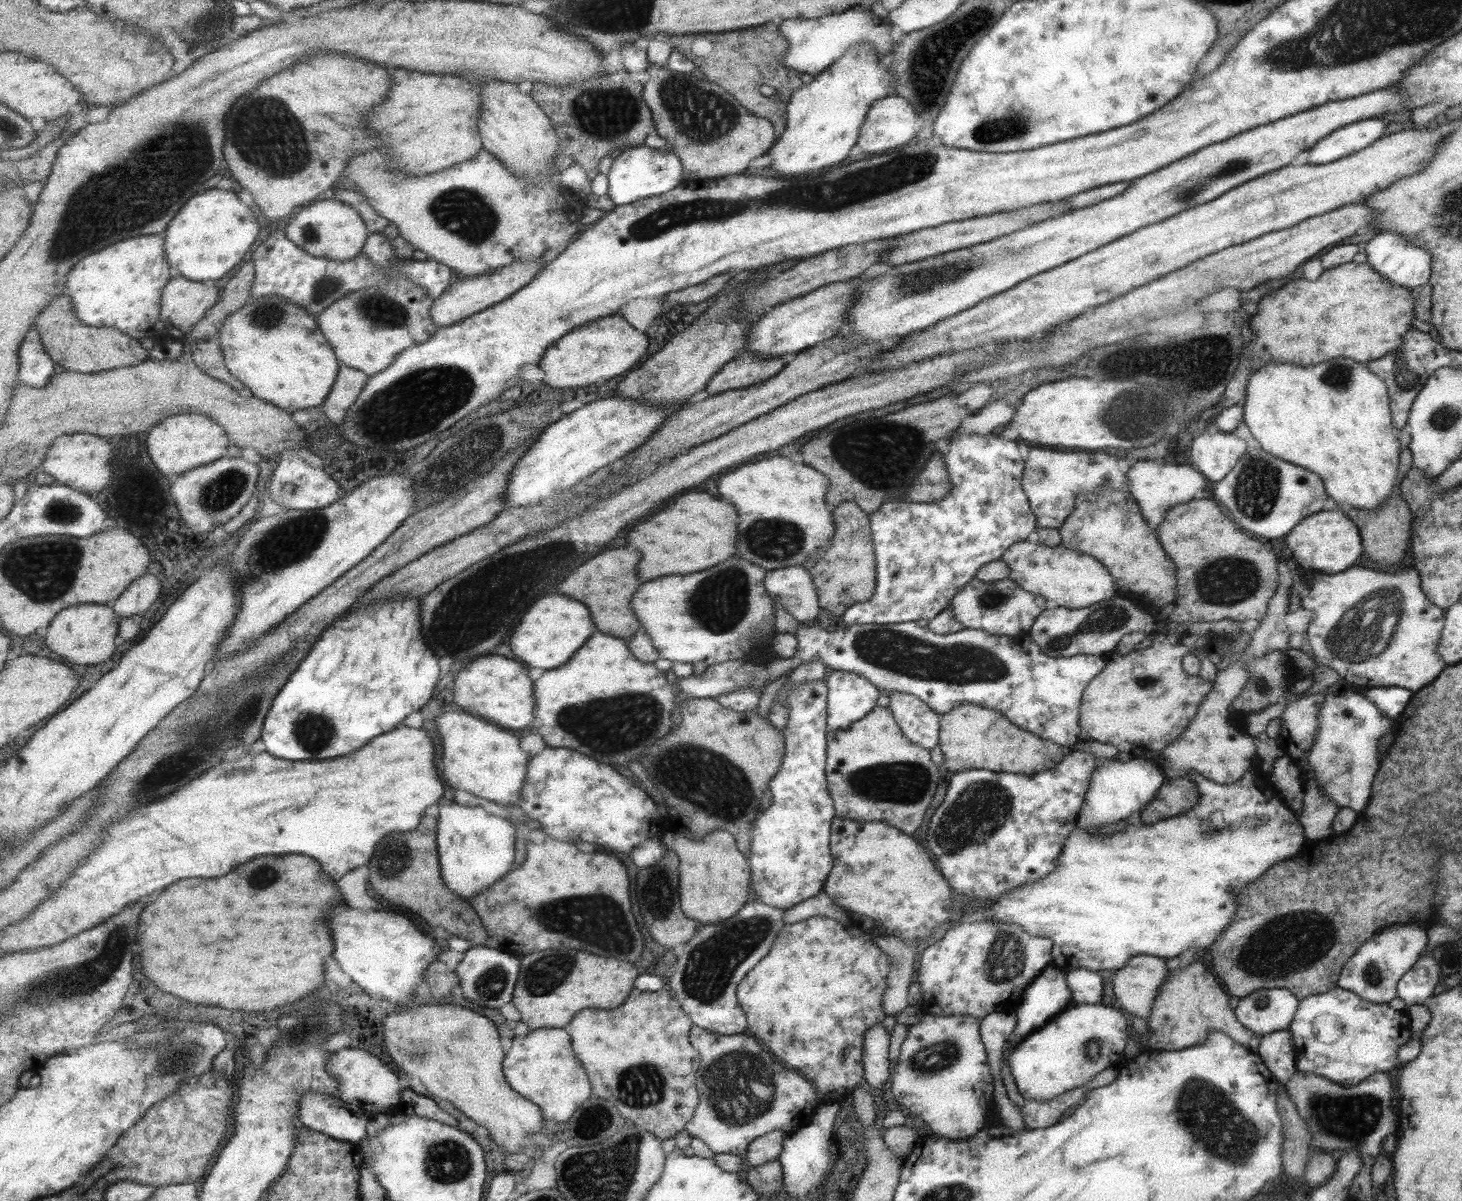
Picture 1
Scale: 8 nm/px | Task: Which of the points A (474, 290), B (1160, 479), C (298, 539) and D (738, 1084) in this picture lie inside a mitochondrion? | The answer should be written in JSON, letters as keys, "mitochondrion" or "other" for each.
{"A":"other","B":"other","C":"mitochondrion","D":"mitochondrion"}

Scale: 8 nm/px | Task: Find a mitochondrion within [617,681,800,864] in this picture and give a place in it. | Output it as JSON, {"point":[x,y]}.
{"point":[727,788]}

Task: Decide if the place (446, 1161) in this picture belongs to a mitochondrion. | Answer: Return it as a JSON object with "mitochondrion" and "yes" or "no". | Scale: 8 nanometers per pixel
{"mitochondrion":"yes"}

